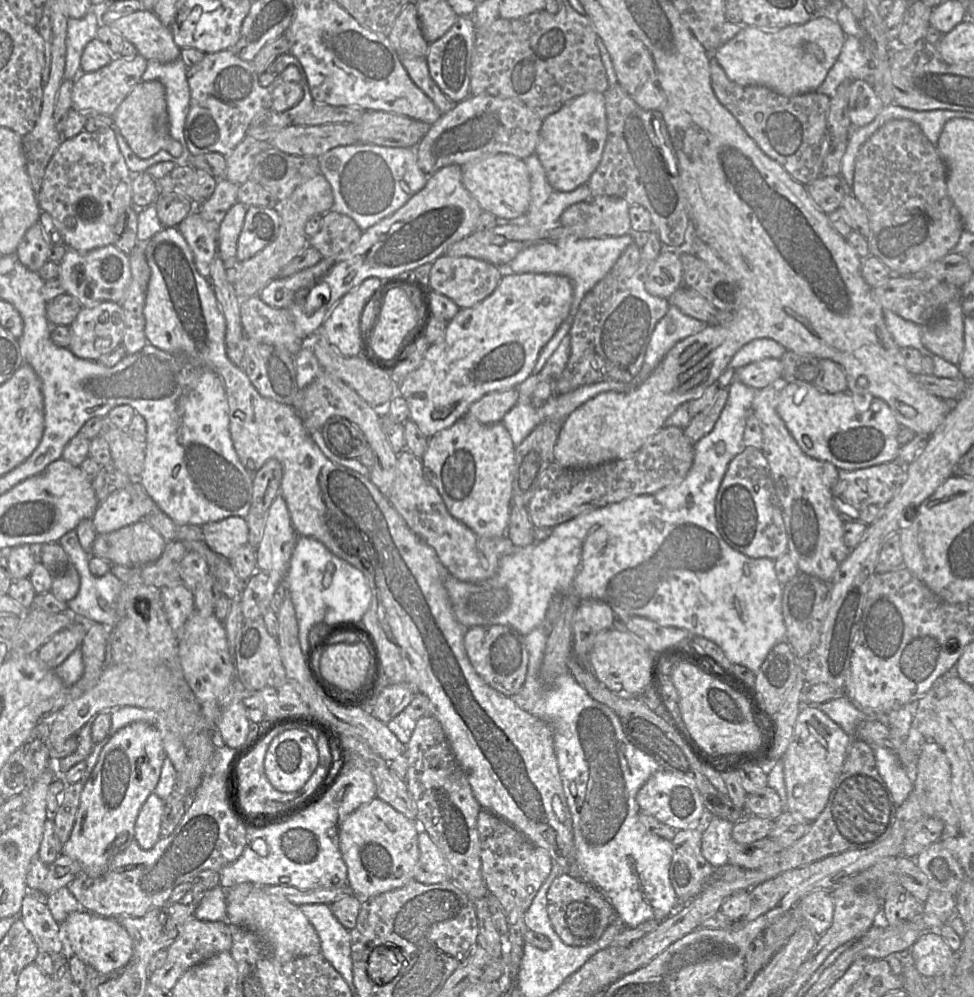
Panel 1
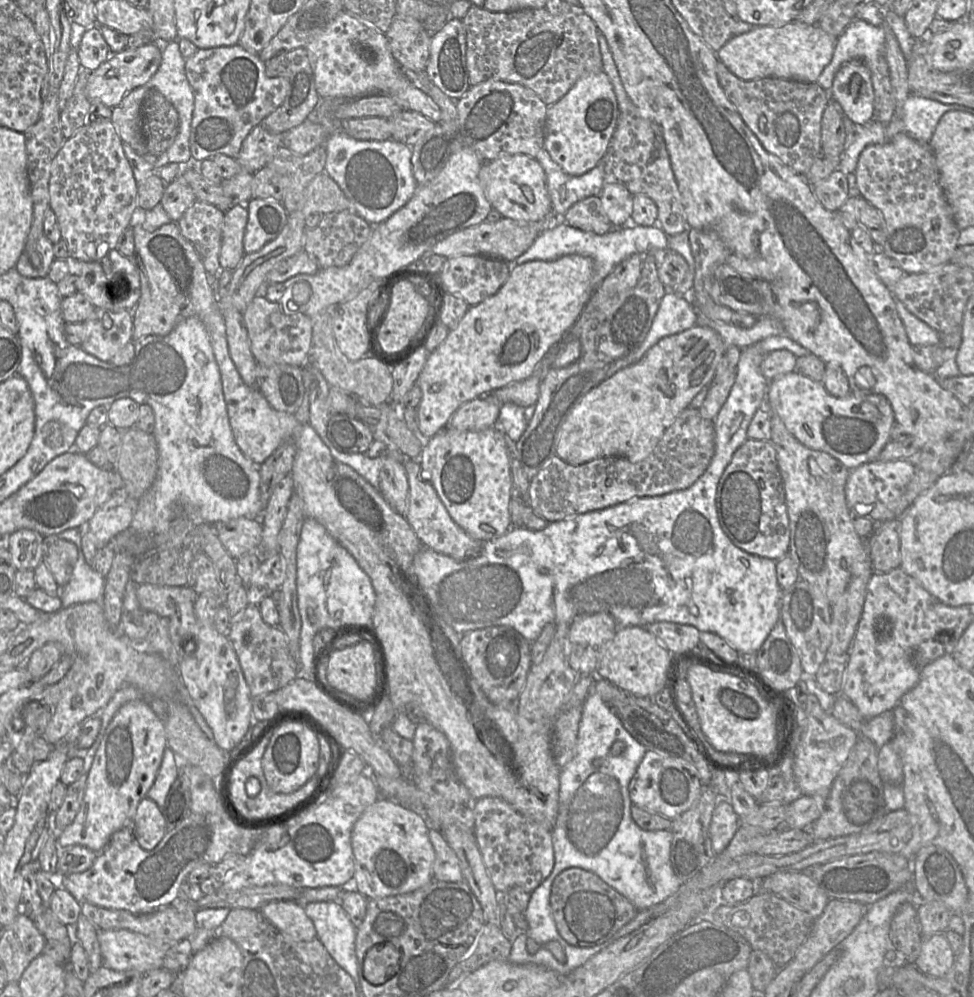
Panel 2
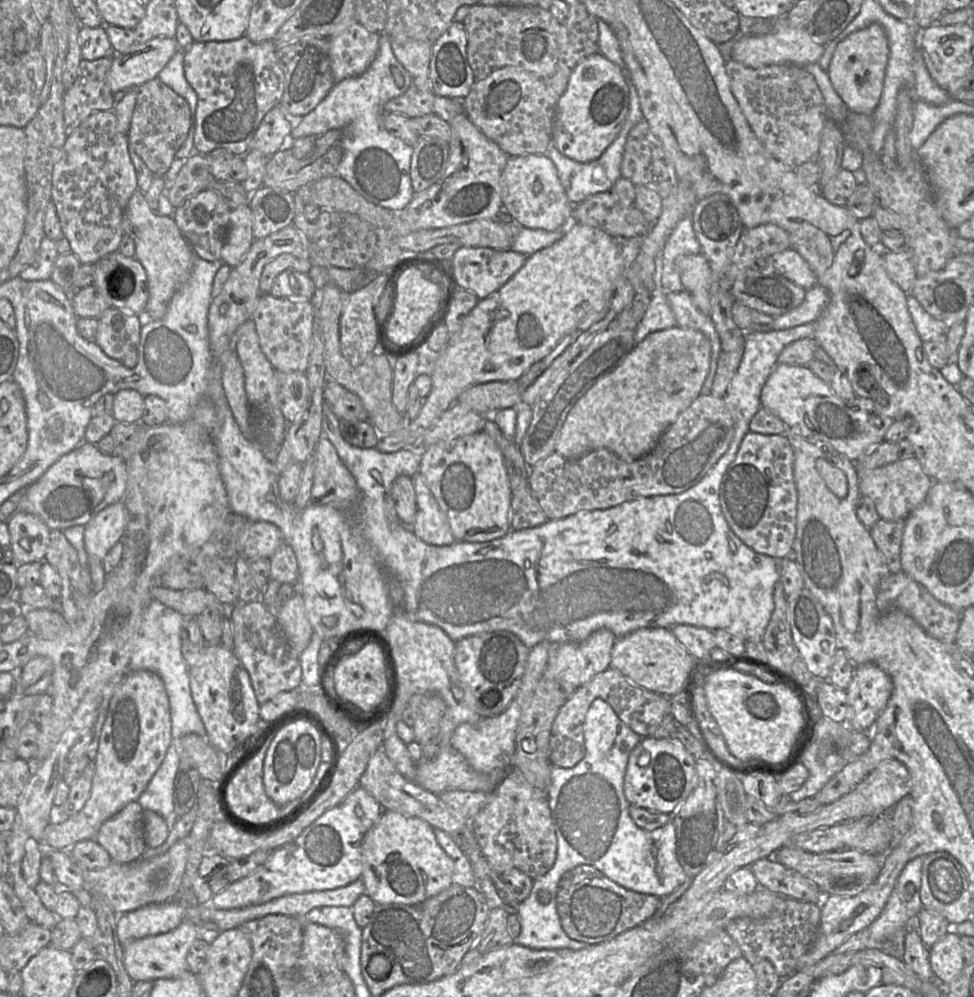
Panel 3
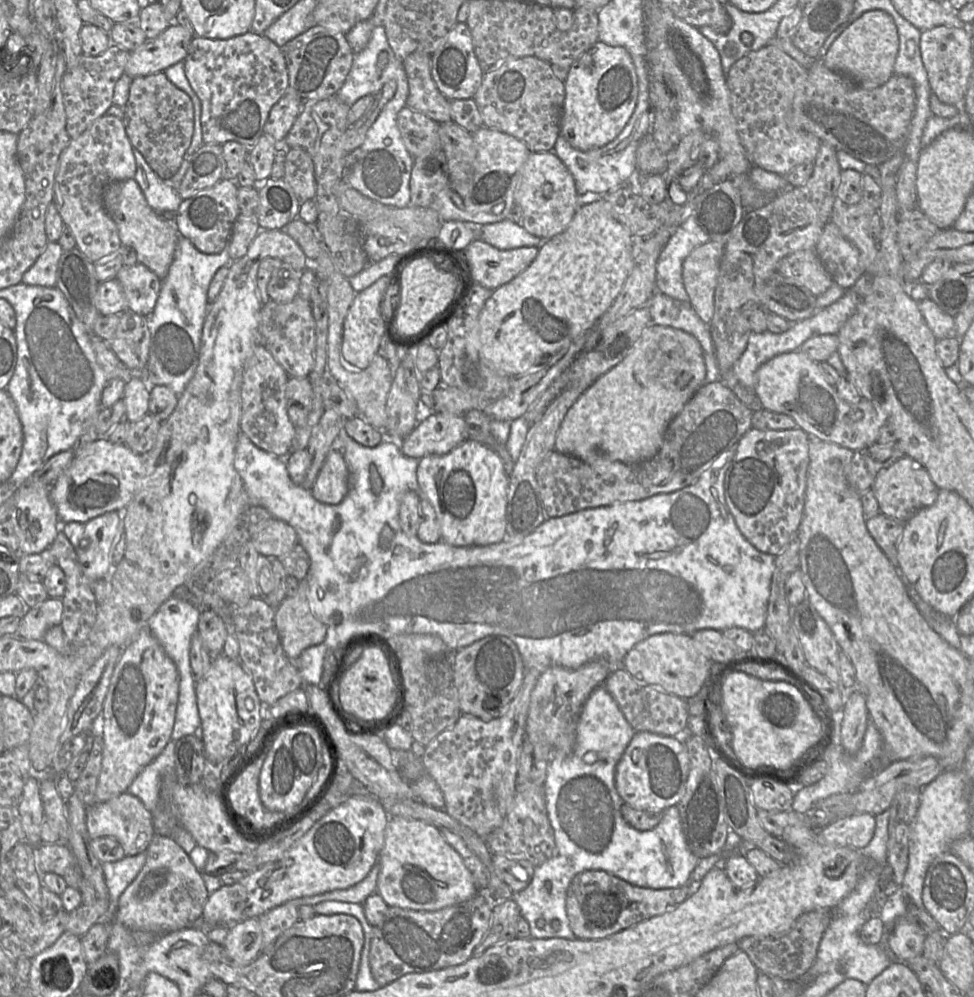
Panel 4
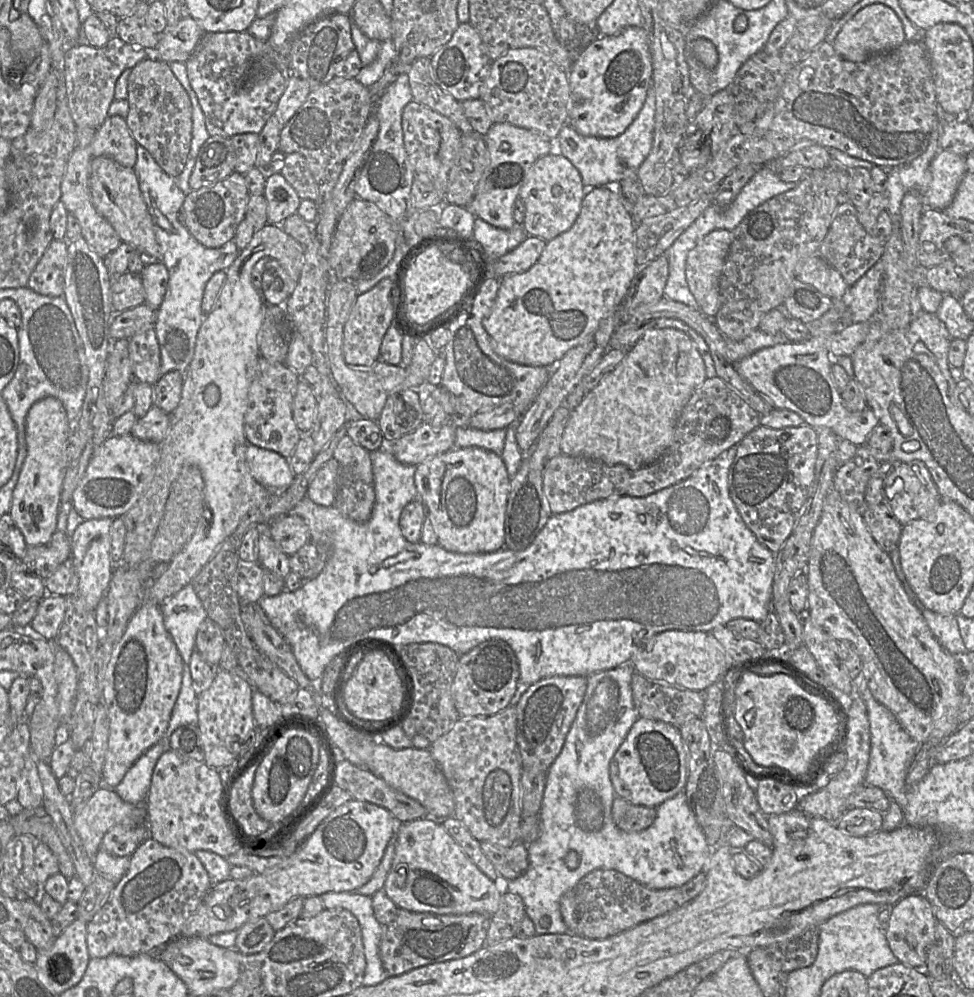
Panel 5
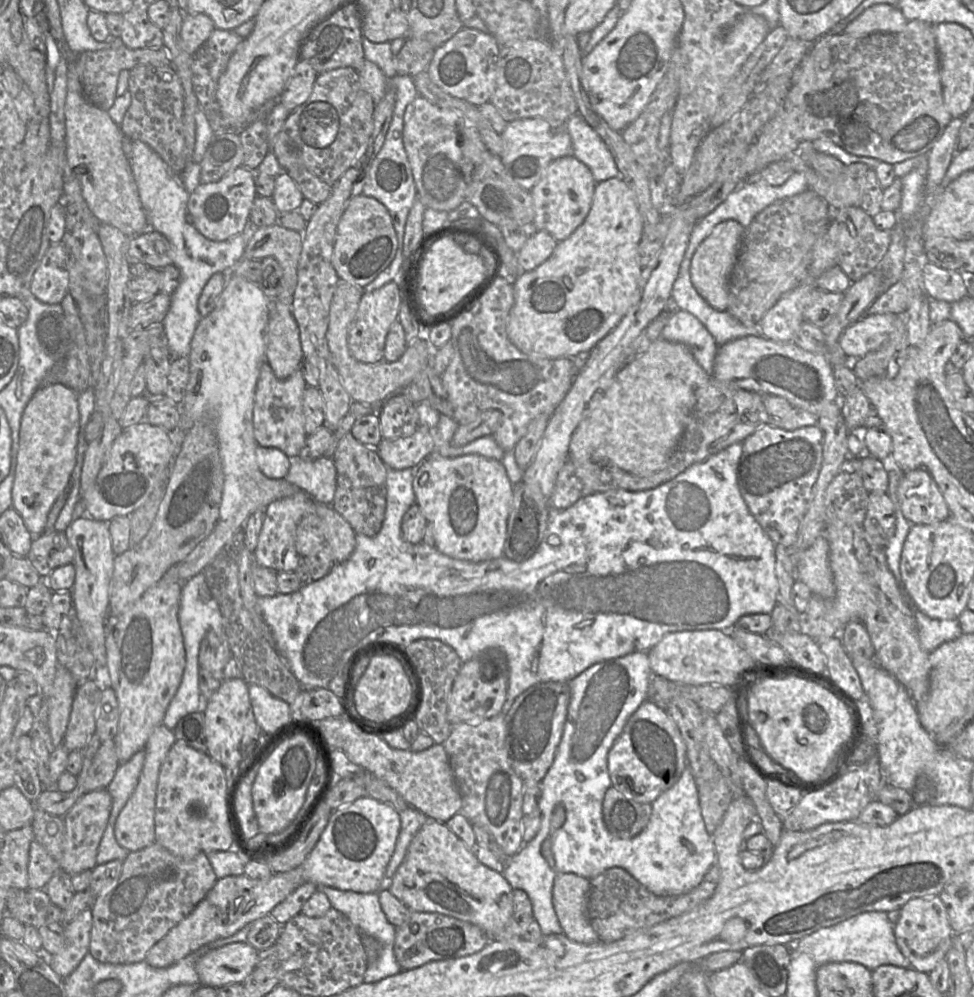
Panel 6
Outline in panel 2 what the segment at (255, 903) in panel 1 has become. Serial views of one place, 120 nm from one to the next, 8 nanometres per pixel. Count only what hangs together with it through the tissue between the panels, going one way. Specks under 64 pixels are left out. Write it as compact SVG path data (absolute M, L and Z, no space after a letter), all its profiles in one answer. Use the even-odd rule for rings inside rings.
M272 901L259 911L280 932L294 941L307 942L317 937L314 924L306 915L304 906L296 901Z

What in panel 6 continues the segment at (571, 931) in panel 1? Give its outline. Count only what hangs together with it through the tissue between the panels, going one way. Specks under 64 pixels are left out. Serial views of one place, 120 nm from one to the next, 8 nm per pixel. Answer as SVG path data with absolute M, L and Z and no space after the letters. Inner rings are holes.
M714 863L707 870L703 880L689 892L681 895L658 896L650 892L624 868L612 867L590 879L588 918L599 940L614 942L640 929L691 911L714 894L719 879L720 867Z

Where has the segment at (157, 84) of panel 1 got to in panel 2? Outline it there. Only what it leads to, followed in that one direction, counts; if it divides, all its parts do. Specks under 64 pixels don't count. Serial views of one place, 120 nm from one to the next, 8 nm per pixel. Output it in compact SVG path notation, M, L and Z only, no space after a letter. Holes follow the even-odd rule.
M143 85L130 91L112 108L111 116L122 142L129 144L140 155L147 155L142 132L141 105L148 90Z

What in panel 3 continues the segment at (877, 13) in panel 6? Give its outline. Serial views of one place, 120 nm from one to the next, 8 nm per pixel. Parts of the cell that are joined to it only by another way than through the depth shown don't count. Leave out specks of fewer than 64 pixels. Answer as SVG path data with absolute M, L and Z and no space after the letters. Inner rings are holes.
M877 23L852 32L836 47L828 68L828 76L838 96L849 111L871 115L877 107L889 59L889 44L884 28Z

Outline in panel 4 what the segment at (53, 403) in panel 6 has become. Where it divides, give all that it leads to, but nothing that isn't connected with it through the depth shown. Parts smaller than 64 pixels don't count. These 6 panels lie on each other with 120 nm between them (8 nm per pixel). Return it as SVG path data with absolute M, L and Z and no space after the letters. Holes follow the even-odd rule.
M23 483L11 496L15 497L15 505L8 520L12 523L17 537L20 554L36 554L49 548L57 536L57 531L60 531L58 515L49 498L51 488Z

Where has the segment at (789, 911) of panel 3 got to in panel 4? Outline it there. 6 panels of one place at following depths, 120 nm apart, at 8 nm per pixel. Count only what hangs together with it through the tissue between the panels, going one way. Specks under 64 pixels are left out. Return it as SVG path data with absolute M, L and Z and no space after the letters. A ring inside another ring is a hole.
M816 908L801 914L792 926L781 933L767 936L746 936L738 941L758 971L770 977L795 981L811 967L816 959L820 940L831 919L831 910Z

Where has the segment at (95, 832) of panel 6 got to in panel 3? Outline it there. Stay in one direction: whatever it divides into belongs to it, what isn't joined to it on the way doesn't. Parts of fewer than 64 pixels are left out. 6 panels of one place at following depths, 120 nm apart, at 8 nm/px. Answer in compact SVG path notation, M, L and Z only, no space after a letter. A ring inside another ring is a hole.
M137 801L130 802L103 822L95 840L114 862L127 863L138 859L147 846L140 804Z

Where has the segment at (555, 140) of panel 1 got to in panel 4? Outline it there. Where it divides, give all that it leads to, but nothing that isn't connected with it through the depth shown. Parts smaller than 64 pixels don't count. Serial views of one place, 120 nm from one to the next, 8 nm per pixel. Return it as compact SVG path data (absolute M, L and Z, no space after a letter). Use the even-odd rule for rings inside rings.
M600 41L572 64L564 87L559 135L582 152L614 140L627 124L637 103L637 75L629 53L623 47L608 46Z

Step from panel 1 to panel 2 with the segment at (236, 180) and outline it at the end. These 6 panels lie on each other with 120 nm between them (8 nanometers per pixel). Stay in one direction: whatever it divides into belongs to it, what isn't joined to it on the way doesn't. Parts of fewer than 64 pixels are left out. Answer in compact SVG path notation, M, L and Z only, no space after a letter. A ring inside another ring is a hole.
M261 125L255 126L244 139L235 158L241 170L255 173L267 165L276 150L282 145L282 134L274 134Z

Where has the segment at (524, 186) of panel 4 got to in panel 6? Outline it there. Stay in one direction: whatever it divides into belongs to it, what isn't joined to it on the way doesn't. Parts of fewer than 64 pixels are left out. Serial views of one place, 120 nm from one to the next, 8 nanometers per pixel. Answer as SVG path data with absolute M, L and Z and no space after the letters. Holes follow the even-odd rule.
M572 155L552 161L538 183L530 190L533 206L533 226L548 232L557 242L566 240L585 220L596 186L590 169Z

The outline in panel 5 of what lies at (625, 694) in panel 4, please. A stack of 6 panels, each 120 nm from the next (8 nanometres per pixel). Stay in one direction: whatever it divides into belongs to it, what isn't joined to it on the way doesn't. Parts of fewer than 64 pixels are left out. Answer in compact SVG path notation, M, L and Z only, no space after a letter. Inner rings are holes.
M634 673L632 697L639 717L662 721L680 728L687 720L702 717L704 691L673 687Z

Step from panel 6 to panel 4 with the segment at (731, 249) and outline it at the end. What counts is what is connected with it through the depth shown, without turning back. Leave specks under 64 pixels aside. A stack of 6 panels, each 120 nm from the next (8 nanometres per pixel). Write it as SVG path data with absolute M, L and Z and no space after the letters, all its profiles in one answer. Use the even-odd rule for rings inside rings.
M709 240L696 247L684 260L682 278L689 302L706 324L714 314L714 294L725 244Z

